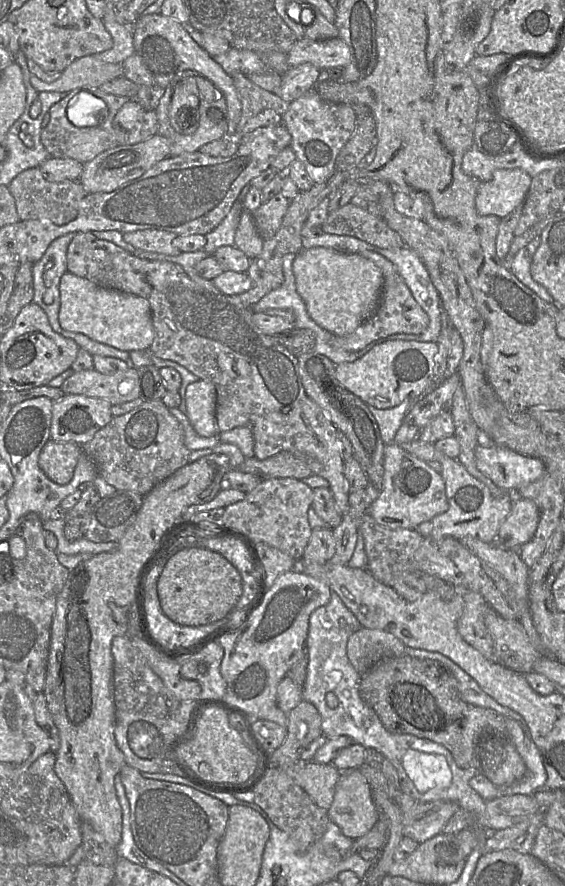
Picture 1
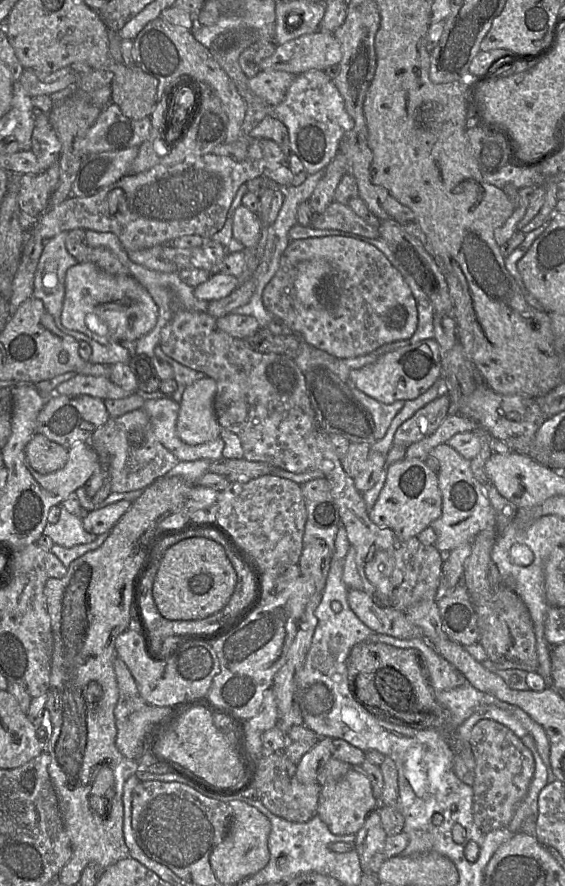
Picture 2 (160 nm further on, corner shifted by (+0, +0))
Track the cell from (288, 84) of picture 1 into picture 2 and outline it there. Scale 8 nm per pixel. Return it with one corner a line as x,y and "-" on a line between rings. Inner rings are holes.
260,71
255,77
249,78
248,84
257,96
276,106
284,100
295,76
284,71

